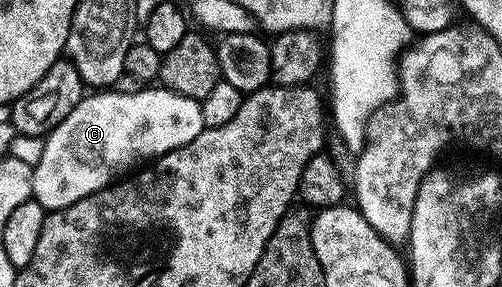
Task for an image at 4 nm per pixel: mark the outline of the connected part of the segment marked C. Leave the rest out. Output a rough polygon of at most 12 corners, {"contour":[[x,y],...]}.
{"contour":[[160,85],[85,94],[44,139],[32,198],[74,205],[194,141]]}

